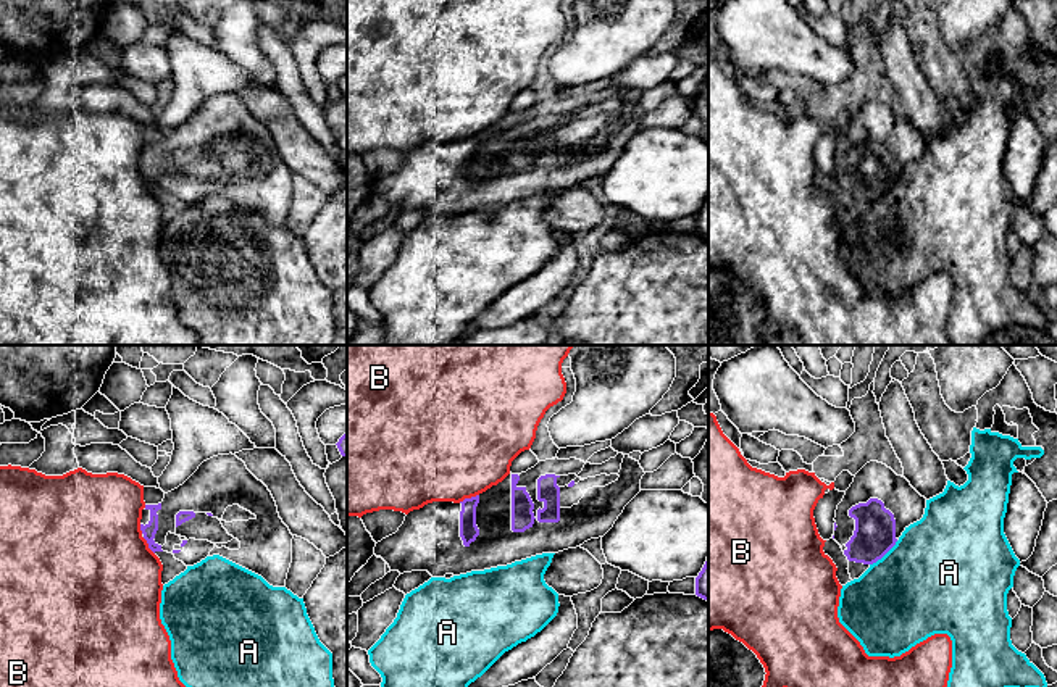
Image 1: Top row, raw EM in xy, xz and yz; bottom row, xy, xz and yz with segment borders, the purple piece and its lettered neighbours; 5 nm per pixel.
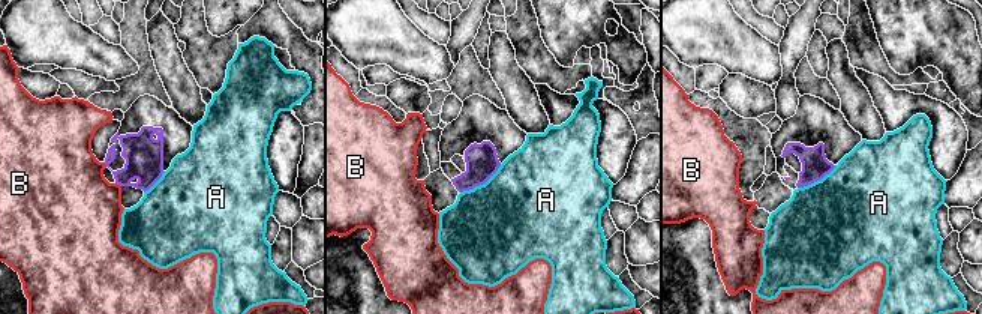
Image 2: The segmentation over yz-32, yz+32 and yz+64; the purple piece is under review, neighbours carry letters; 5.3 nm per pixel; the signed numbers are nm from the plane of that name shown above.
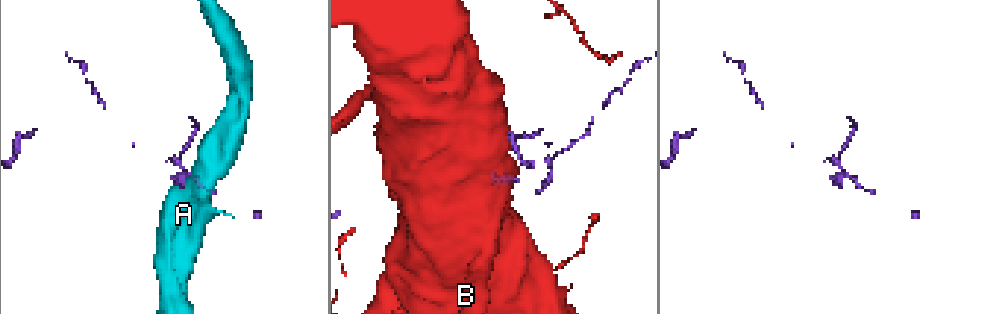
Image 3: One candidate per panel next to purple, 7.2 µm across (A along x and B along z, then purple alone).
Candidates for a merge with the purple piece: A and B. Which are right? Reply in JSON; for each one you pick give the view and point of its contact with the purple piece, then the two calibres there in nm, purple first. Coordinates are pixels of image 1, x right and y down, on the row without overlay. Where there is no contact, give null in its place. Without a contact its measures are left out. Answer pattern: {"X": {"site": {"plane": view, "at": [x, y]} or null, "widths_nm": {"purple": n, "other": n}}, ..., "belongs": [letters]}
{"belongs": []}

